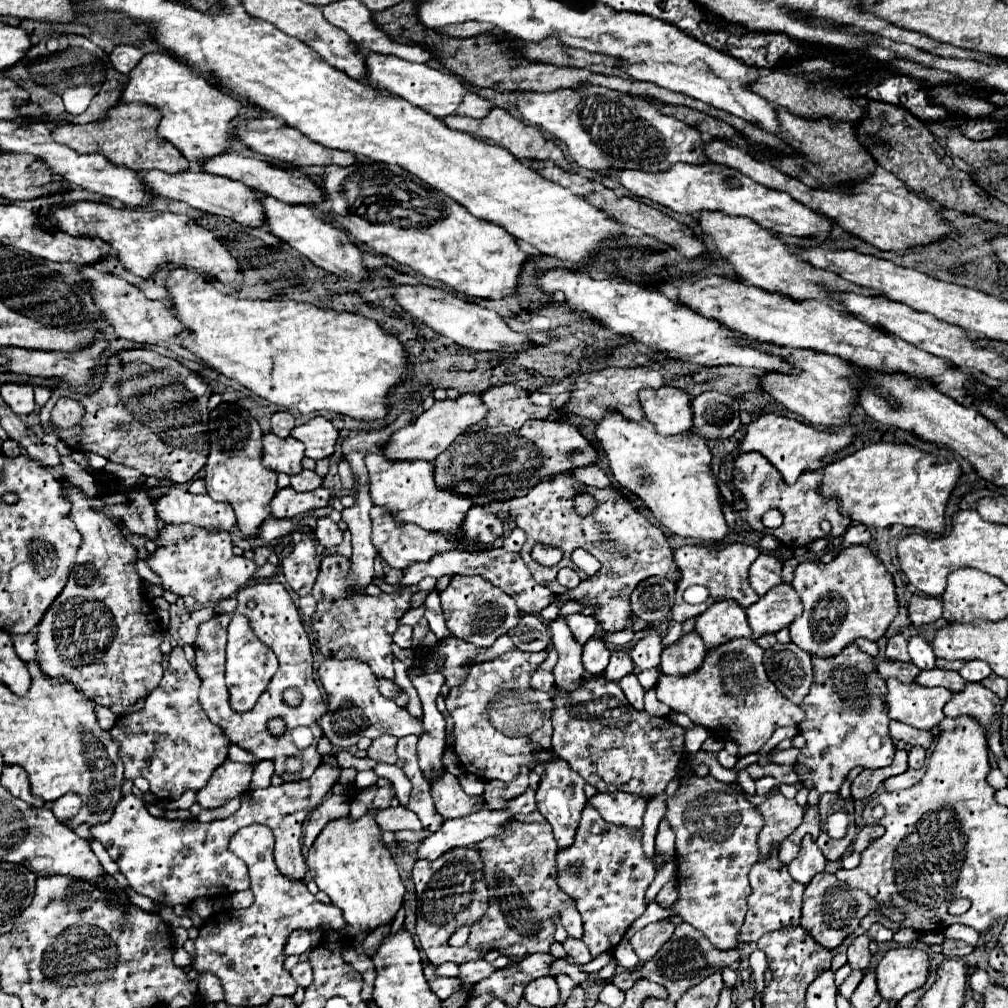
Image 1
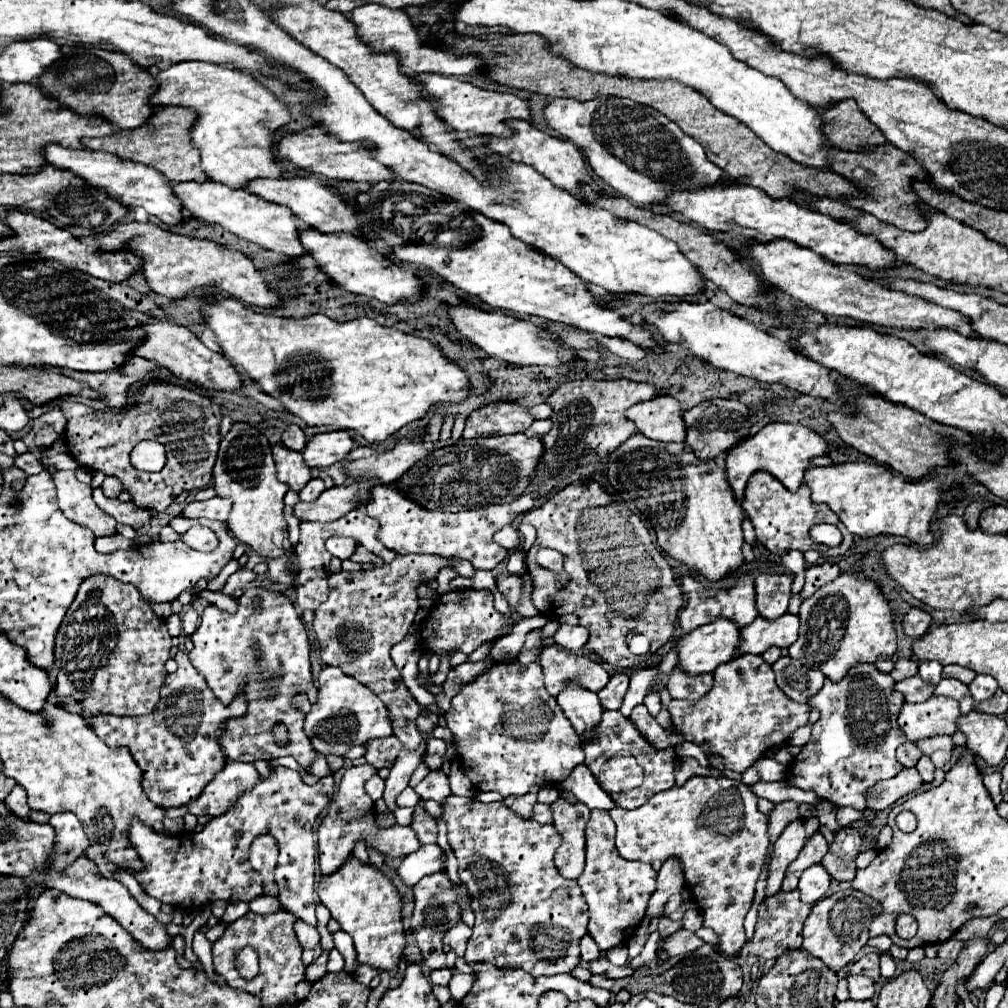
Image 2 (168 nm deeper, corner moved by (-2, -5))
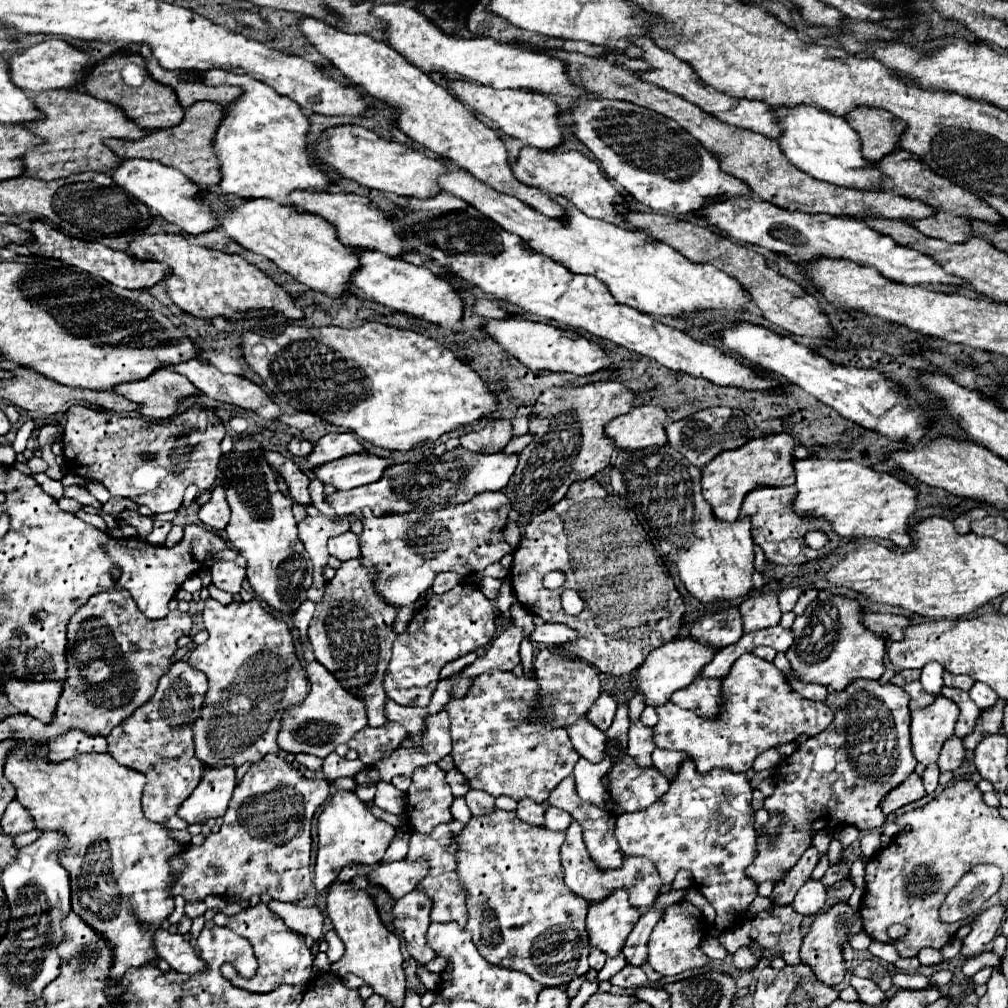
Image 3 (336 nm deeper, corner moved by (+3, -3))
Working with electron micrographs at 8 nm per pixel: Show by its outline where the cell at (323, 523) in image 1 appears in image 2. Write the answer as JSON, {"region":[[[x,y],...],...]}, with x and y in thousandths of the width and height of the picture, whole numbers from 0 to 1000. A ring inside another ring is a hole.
{"region":[[[329,533],[323,537],[323,545],[335,555],[347,555],[349,549],[353,547],[353,537],[347,533],[337,533],[337,535]]]}

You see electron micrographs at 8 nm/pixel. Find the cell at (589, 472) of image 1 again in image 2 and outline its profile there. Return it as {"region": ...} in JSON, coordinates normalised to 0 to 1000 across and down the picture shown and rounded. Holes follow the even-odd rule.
{"region":[[[375,479],[371,483],[371,493],[369,497],[365,497],[363,505],[365,505],[365,511],[377,519],[377,527],[373,529],[375,537],[379,537],[393,551],[425,549],[440,555],[466,557],[470,564],[486,566],[494,563],[504,551],[500,543],[490,539],[488,535],[490,529],[496,527],[500,521],[508,519],[516,509],[528,507],[532,501],[534,499],[528,497],[528,493],[524,493],[522,489],[502,501],[484,501],[484,503],[456,507],[456,509],[440,509],[440,507],[431,509],[425,505],[419,505],[417,501],[401,493],[393,483]]]}

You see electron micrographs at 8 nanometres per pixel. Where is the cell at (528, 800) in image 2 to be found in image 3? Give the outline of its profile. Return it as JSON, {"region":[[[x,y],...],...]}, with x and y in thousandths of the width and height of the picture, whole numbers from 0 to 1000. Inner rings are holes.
{"region":[[[517,793],[517,795],[513,795],[513,805],[511,807],[517,814],[529,816],[529,818],[539,818],[541,801],[537,797],[531,797],[529,793]]]}

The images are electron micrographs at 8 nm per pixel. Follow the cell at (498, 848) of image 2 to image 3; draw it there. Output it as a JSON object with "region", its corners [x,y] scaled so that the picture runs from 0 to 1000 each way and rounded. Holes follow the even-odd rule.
{"region":[[[489,803],[481,809],[469,809],[459,824],[451,828],[451,834],[453,868],[459,880],[463,880],[465,914],[461,922],[469,928],[469,936],[473,938],[475,945],[485,955],[503,961],[517,961],[543,979],[561,977],[574,967],[564,963],[564,957],[557,955],[572,953],[576,947],[582,949],[584,932],[580,924],[580,908],[584,896],[559,876],[555,840],[561,834],[561,826],[521,816],[511,809],[511,805]]]}

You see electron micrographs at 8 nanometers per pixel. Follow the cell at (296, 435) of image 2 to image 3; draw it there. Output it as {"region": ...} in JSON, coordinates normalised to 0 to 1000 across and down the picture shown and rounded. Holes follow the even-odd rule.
{"region":[[[291,434],[291,436],[287,438],[285,445],[287,445],[287,449],[289,449],[289,451],[293,451],[293,453],[303,453],[303,451],[307,451],[307,447],[311,445],[311,439],[307,439],[305,436]]]}

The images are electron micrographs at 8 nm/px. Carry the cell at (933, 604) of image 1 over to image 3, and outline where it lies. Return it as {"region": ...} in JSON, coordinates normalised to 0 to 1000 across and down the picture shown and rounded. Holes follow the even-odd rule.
{"region":[[[860,608],[856,612],[856,618],[866,628],[876,630],[876,632],[884,632],[886,636],[892,636],[892,634],[896,634],[896,624],[900,624],[900,620],[904,620],[904,614],[896,612],[896,610]]]}

